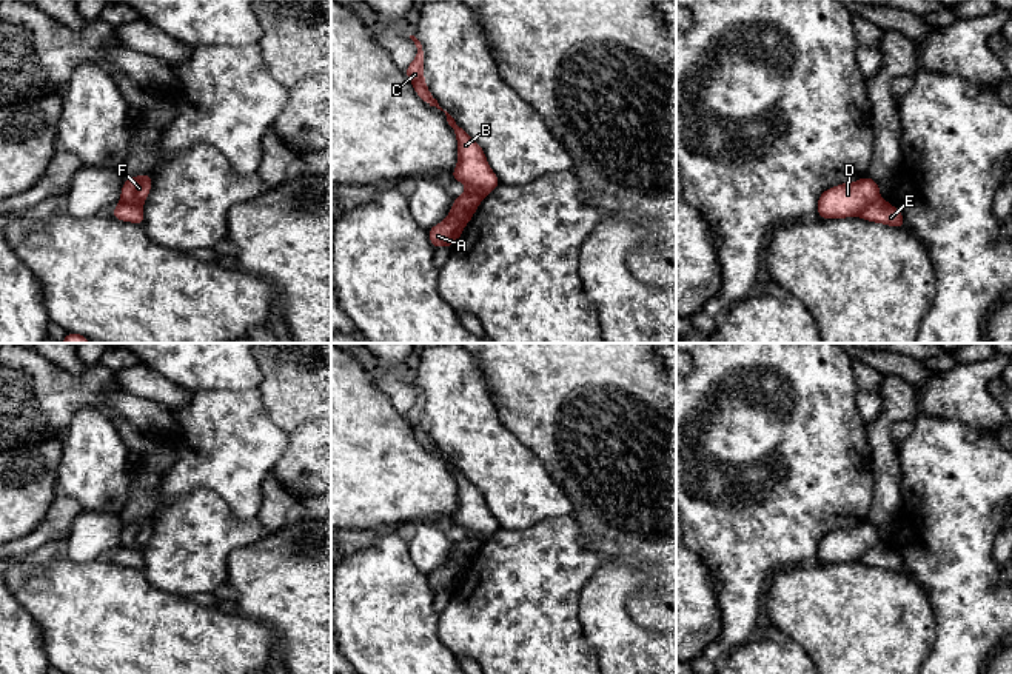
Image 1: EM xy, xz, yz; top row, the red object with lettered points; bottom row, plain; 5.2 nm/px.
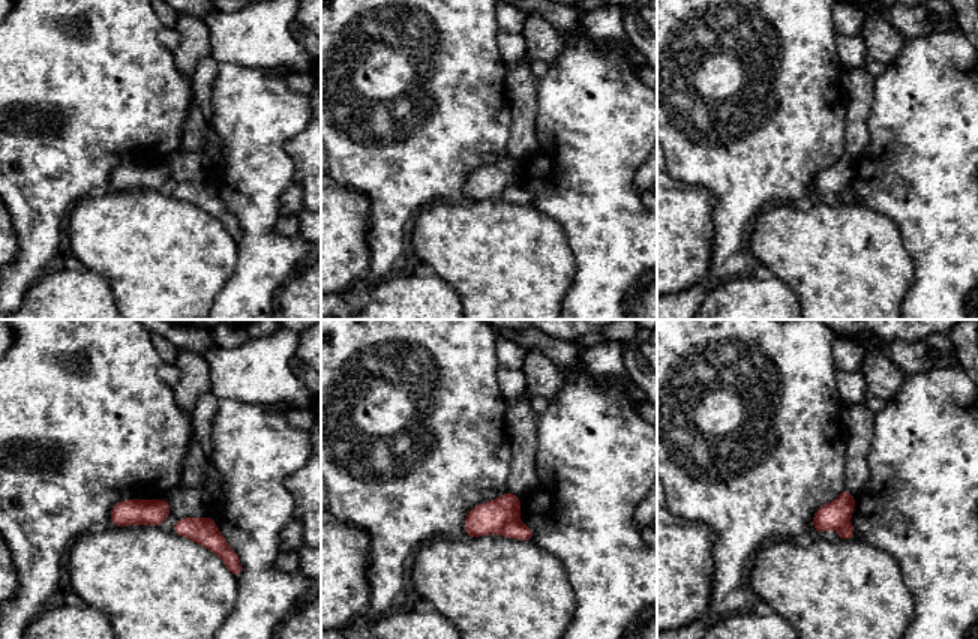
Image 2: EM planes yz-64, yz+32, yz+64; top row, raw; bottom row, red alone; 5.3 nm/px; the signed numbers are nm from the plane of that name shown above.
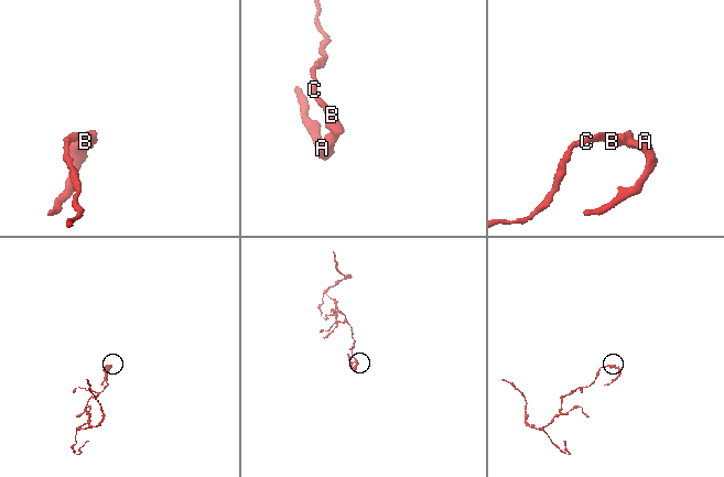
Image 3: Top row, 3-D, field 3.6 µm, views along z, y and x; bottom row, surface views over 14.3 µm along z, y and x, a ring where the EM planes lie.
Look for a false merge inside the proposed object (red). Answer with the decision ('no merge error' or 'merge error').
merge error

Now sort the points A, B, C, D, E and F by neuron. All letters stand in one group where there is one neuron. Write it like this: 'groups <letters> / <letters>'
groups A E / B C D F

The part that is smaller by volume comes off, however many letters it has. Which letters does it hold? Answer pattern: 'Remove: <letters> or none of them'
Remove: A, E

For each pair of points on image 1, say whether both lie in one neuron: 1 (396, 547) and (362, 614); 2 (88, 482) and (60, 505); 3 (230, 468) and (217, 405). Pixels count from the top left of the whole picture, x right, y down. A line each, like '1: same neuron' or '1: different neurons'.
1: same neuron
2: different neurons
3: same neuron

